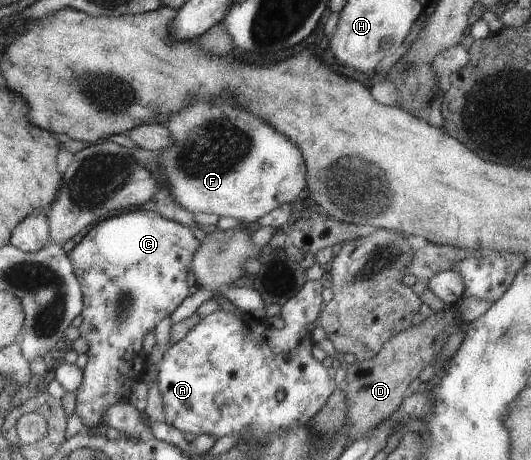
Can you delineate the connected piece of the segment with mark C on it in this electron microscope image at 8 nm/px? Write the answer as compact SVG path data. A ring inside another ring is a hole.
M134 209L94 223L86 237L69 253L83 293L83 321L78 331L90 345L83 380L75 391L75 413L84 423L84 430L89 431L105 423L104 411L108 407L120 402L128 403L132 386L142 378L147 368L147 356L142 353L145 335L154 332L162 319L170 316L186 297L198 291L200 285L192 269L192 259L200 243L189 227L156 213Z

